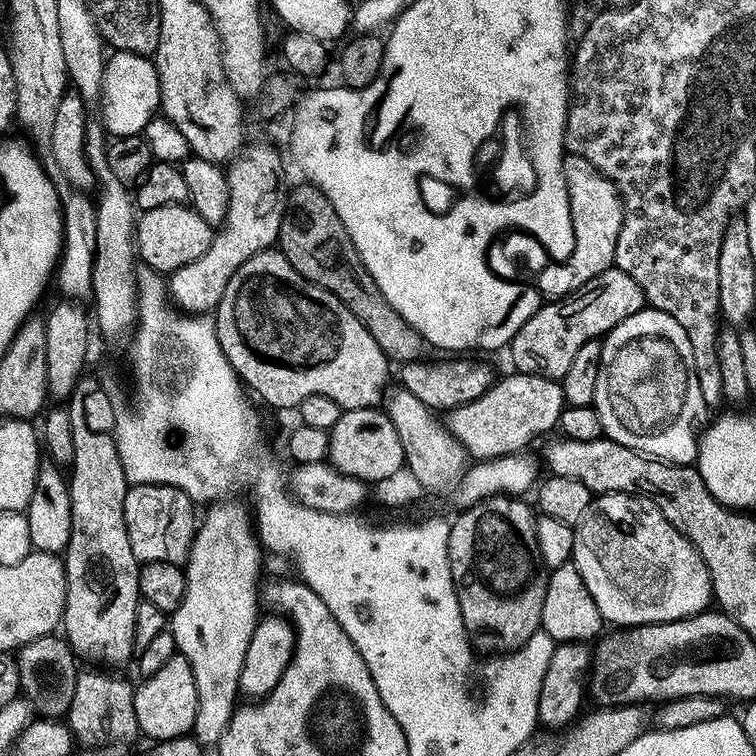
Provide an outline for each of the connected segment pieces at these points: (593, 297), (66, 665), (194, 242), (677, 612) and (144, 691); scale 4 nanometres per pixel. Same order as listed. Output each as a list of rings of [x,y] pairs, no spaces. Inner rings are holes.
[[[615,266],[602,270],[602,274],[590,278],[590,282],[586,282],[577,292],[571,292],[569,296],[564,296],[560,300],[541,303],[538,311],[520,327],[518,334],[514,334],[510,345],[513,364],[511,367],[517,372],[538,374],[551,380],[561,381],[570,366],[570,361],[574,359],[574,354],[578,354],[583,344],[607,336],[610,329],[636,312],[642,311],[645,306],[644,291],[637,286],[634,278],[630,278],[630,274]]]
[[[59,635],[43,636],[34,642],[24,644],[15,653],[14,659],[20,675],[20,690],[23,699],[41,717],[67,717],[74,697],[75,682],[78,673],[77,657],[74,655],[67,639]]]
[[[187,203],[158,206],[154,210],[140,212],[136,221],[136,250],[139,259],[147,267],[158,274],[171,274],[182,266],[202,258],[206,250],[210,250],[210,242],[214,235],[213,225],[202,218]]]
[[[601,492],[586,506],[586,514],[574,525],[574,550],[570,561],[582,574],[582,582],[586,582],[586,590],[590,590],[590,598],[594,598],[594,606],[602,614],[602,618],[612,626],[639,626],[641,624],[669,624],[672,620],[685,620],[687,616],[697,616],[713,603],[712,579],[708,573],[706,562],[698,554],[698,550],[681,534],[660,512],[659,503],[655,499],[645,498],[631,492]]]
[[[175,655],[154,674],[143,677],[135,685],[133,694],[134,711],[138,726],[144,736],[148,735],[152,742],[172,740],[175,736],[187,736],[194,726],[196,713],[196,687],[190,662],[182,655]]]

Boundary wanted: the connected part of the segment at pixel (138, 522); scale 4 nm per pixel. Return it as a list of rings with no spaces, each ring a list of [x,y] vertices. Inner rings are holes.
[[[169,484],[131,485],[124,499],[126,534],[130,538],[130,550],[140,564],[170,562],[183,565],[192,549],[192,540],[198,527],[197,505],[182,490]]]

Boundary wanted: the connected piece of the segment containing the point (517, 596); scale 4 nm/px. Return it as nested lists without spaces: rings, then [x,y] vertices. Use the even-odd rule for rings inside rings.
[[[491,496],[473,508],[463,509],[448,530],[448,561],[464,629],[471,643],[484,654],[507,654],[521,648],[534,633],[541,631],[542,602],[546,602],[548,572],[529,542],[535,541],[537,517],[527,499]]]

